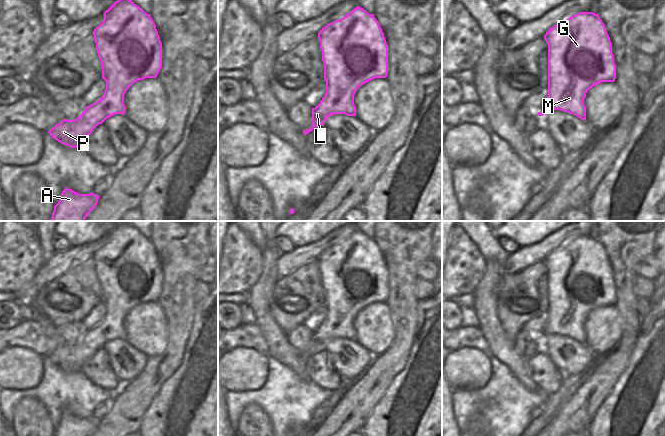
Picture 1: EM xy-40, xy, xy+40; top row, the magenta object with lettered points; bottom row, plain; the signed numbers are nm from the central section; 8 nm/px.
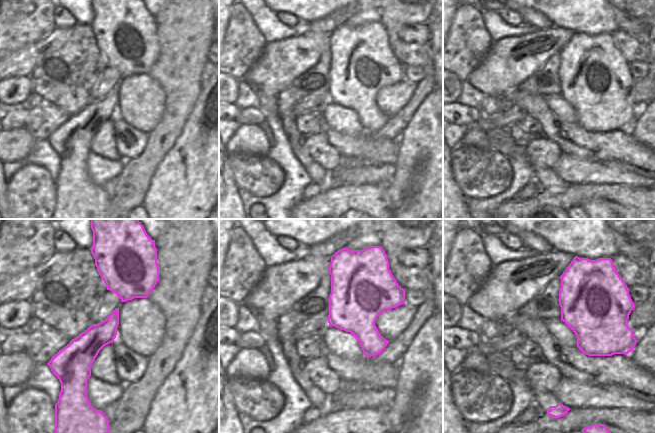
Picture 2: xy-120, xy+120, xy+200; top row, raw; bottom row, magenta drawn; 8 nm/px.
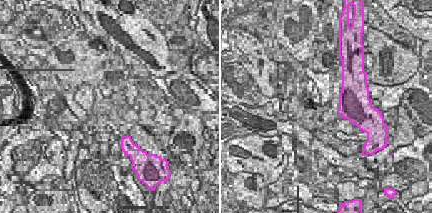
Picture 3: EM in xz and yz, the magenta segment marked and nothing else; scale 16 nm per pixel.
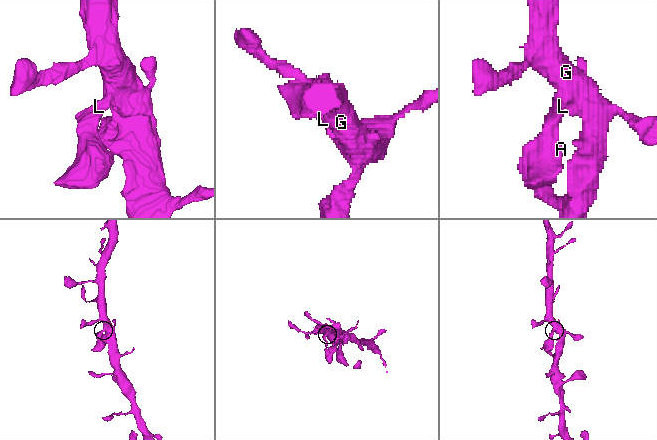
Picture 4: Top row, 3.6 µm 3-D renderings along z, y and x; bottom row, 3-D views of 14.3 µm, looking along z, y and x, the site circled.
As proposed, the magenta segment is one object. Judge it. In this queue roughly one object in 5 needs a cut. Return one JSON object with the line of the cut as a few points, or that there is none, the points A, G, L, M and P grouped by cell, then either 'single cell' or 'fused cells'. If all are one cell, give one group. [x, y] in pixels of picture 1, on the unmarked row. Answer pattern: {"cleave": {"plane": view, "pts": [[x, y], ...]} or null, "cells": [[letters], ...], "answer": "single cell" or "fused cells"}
{"cleave": null, "cells": [["A", "G", "L", "M", "P"]], "answer": "single cell"}

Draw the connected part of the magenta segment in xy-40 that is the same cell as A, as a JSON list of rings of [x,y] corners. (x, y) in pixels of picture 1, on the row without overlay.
[[[65,412],[53,436],[92,436],[98,427],[100,420],[93,416],[79,418],[69,412]]]

